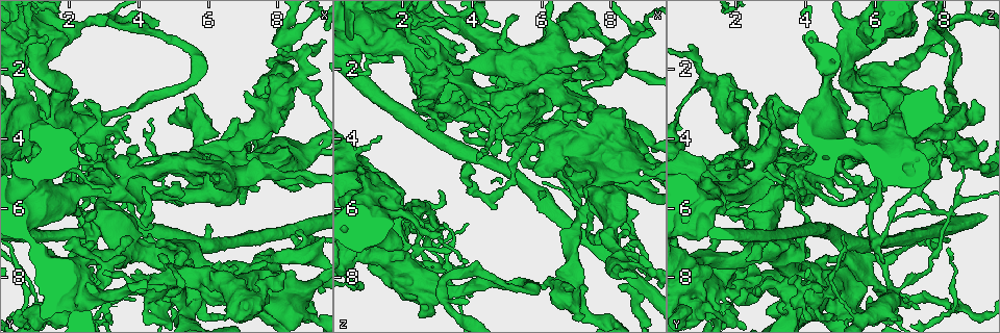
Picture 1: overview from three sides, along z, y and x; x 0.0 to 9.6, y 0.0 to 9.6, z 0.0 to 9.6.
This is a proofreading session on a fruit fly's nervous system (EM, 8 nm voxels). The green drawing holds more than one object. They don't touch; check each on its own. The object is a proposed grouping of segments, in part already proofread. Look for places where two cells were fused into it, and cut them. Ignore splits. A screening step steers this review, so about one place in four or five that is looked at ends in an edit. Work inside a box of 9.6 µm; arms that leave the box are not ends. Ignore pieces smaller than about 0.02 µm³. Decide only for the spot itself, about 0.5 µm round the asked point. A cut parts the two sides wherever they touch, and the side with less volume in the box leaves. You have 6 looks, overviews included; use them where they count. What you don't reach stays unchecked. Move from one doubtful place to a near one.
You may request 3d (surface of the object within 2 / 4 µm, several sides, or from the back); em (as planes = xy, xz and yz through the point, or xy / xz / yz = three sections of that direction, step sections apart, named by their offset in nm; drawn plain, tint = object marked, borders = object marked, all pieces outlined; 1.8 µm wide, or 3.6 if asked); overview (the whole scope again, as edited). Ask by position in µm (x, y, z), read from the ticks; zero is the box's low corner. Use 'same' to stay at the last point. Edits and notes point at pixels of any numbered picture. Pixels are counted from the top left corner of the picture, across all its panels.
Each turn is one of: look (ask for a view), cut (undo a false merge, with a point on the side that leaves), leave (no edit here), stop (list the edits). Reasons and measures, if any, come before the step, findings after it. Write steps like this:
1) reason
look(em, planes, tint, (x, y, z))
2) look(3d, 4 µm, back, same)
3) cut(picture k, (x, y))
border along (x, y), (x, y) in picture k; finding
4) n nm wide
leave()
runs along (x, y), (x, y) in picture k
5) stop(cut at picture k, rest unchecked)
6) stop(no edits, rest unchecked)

a fork
look(em, planes, tint, (2.40, 5.45, 7.20))

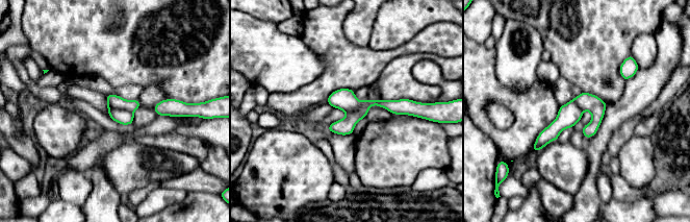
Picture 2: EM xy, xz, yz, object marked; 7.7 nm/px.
cut(picture 2, (123, 117))
the part that leaves runs along (572, 103), (571, 112), (535, 148) in picture 2; two cells meet here

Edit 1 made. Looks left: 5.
look(overview)

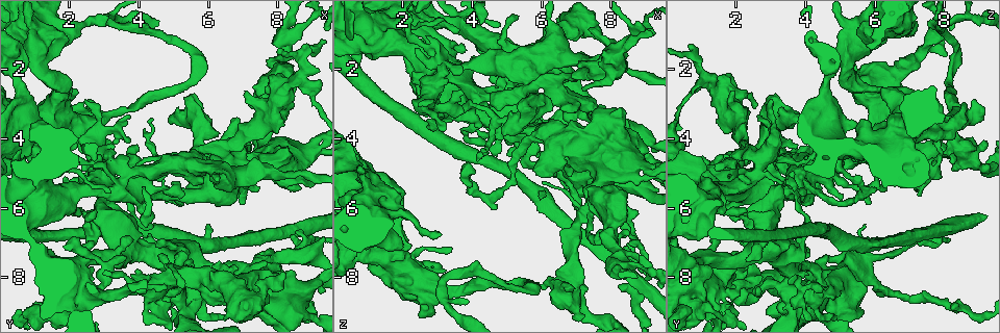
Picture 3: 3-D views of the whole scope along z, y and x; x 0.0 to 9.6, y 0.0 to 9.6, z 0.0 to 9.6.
thick turns thin
look(em, planes, tint, (3.70, 8.35, 0.75))

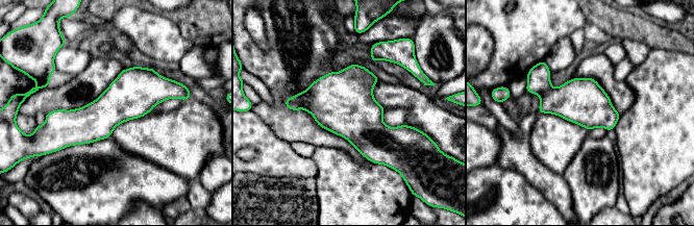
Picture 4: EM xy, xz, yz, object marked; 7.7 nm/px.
leave()
runs along (176, 94), (53, 115) in picture 4; one cell here

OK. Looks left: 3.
stop(cut at picture 2, rest unchecked)

